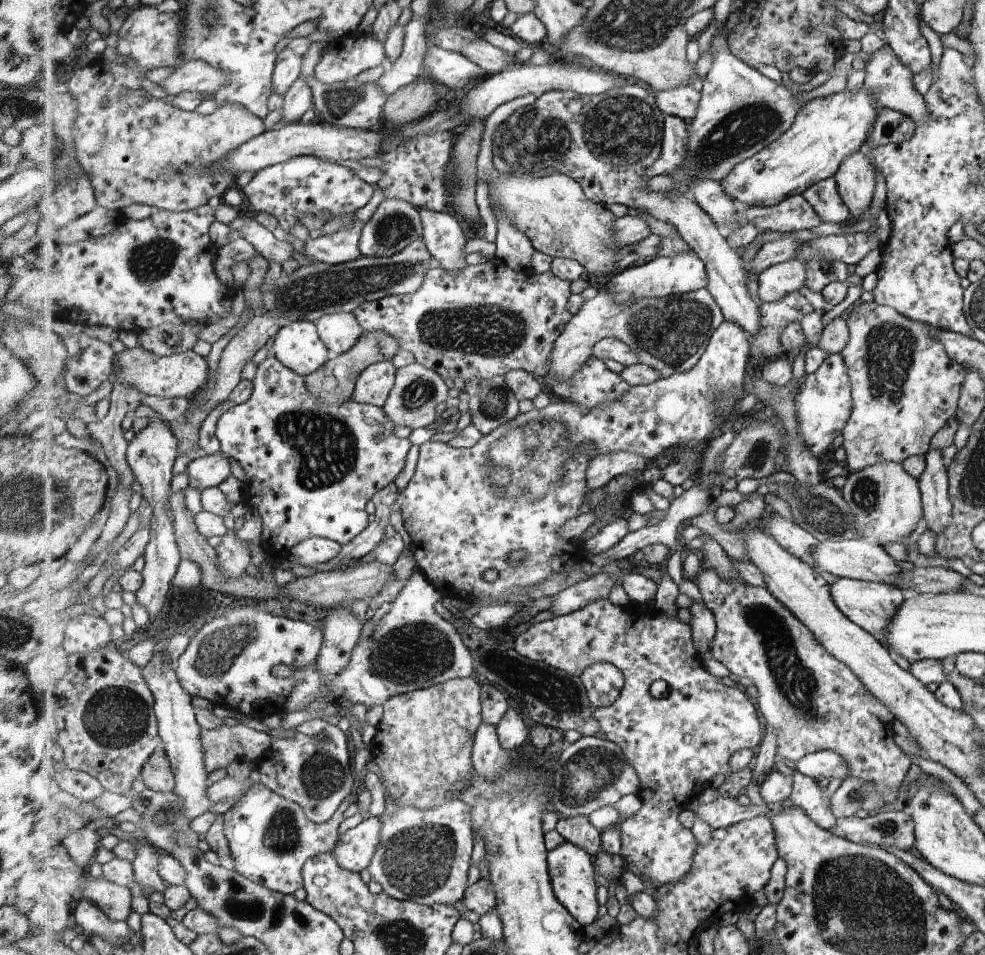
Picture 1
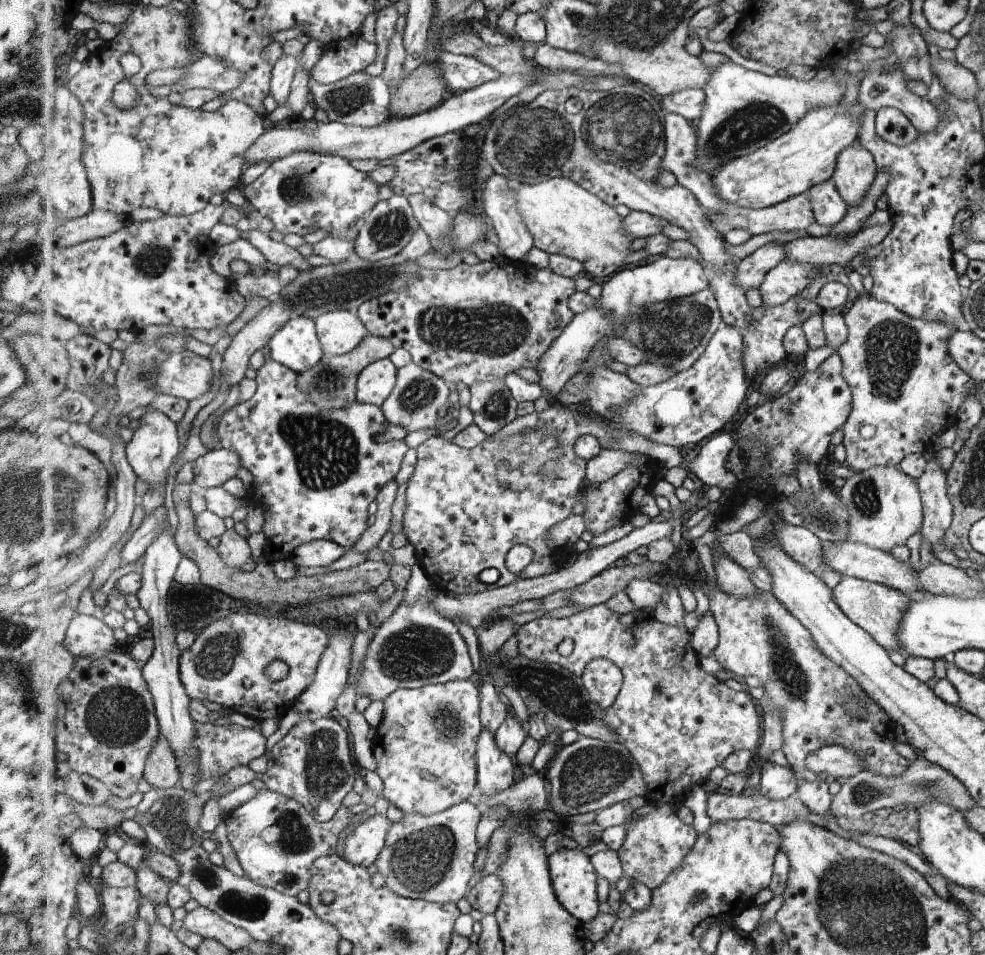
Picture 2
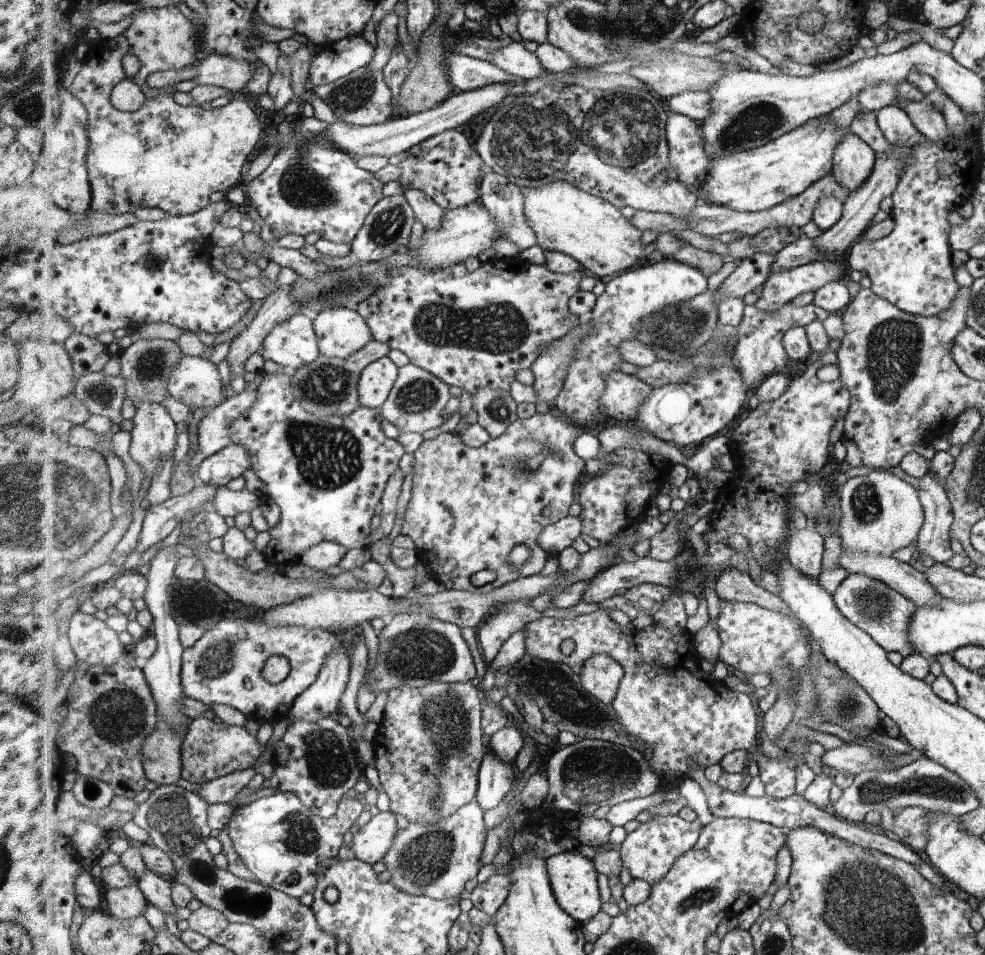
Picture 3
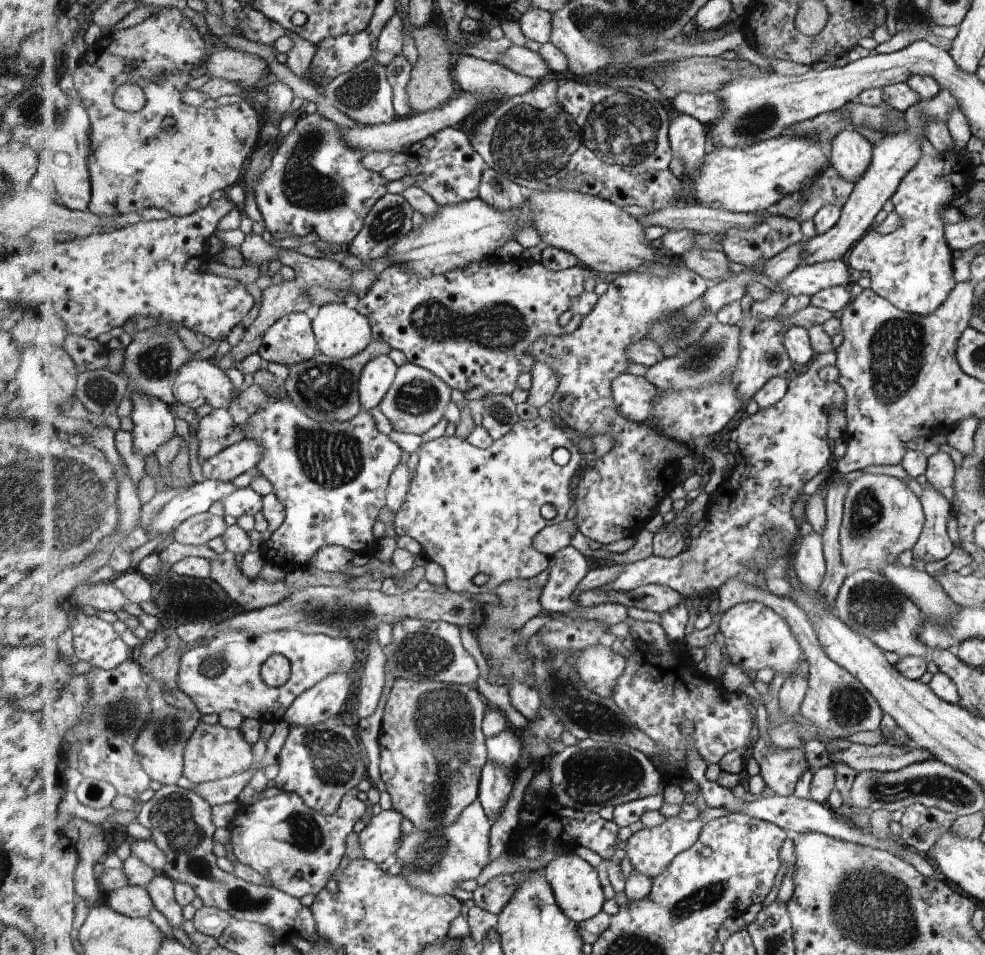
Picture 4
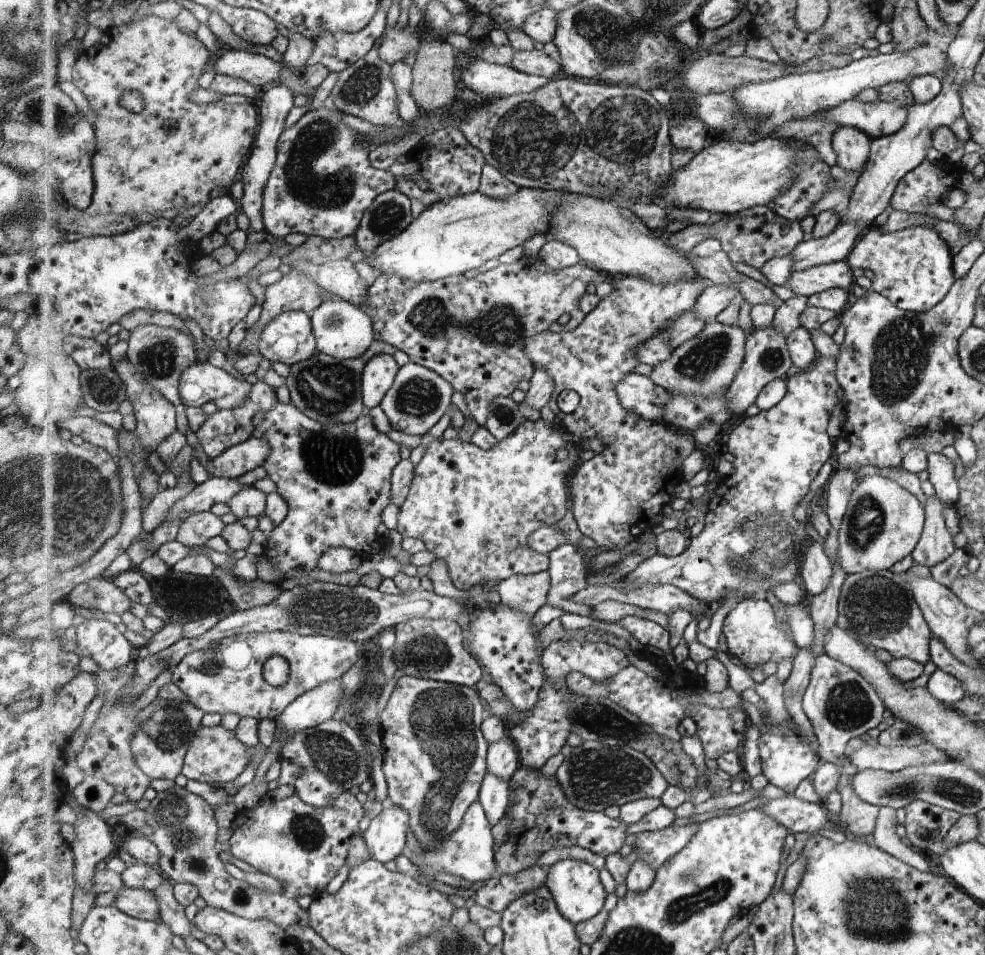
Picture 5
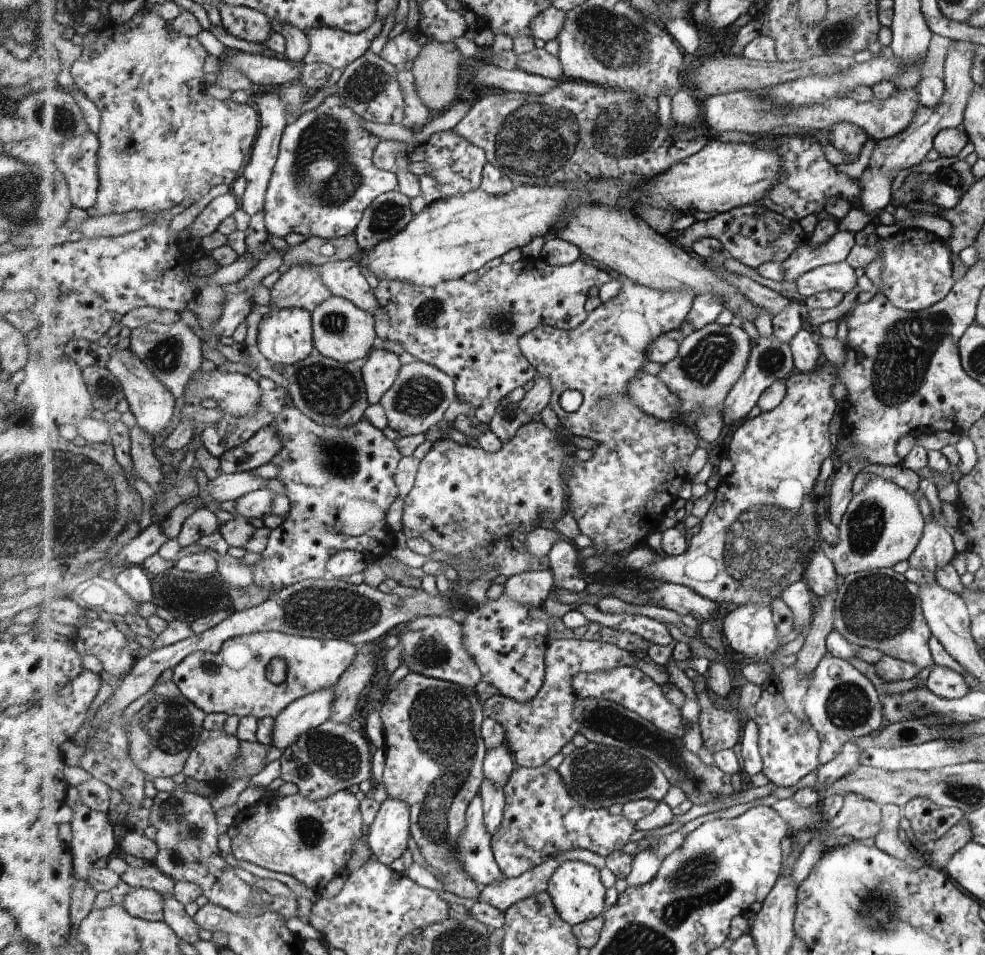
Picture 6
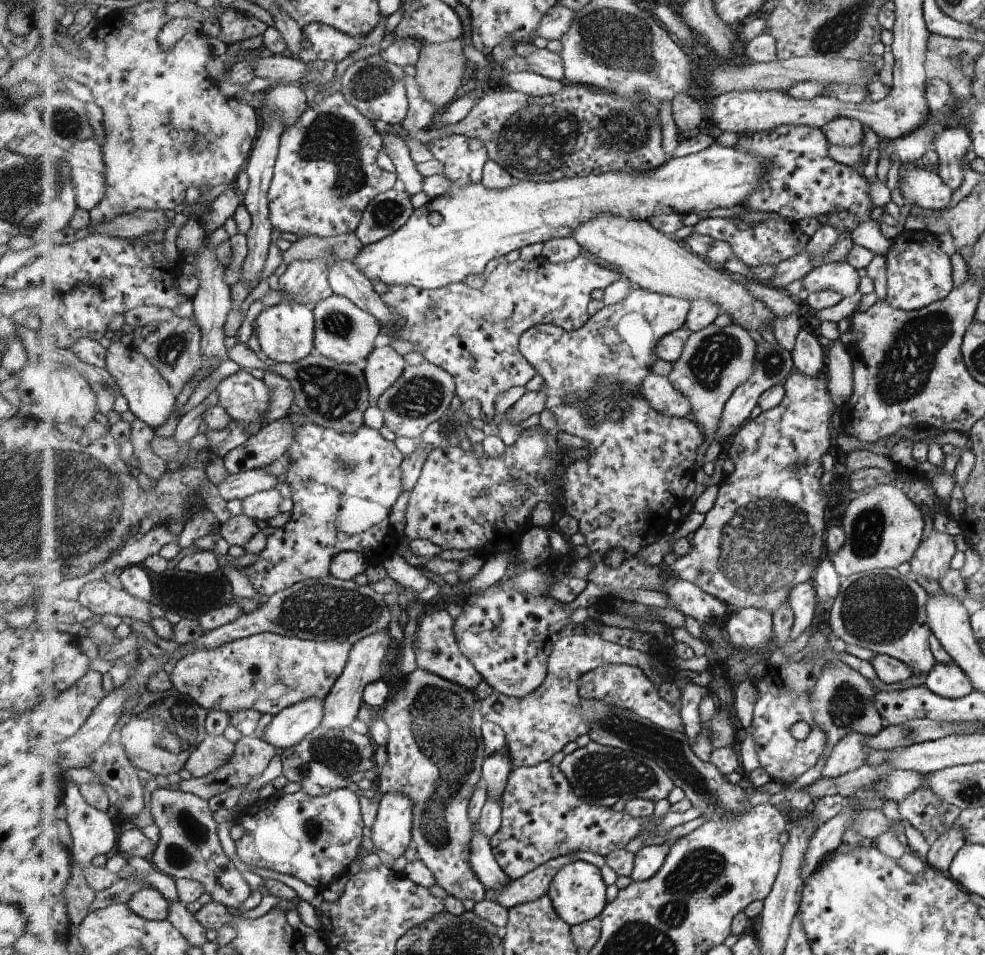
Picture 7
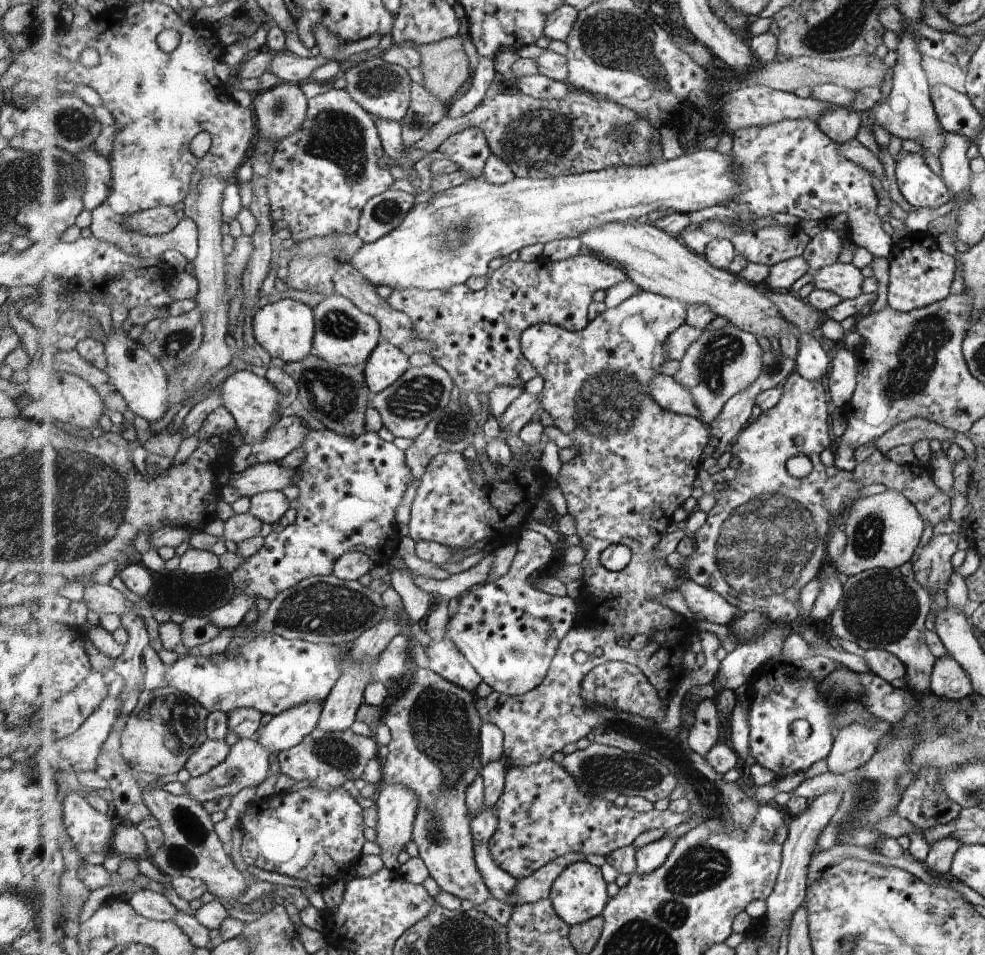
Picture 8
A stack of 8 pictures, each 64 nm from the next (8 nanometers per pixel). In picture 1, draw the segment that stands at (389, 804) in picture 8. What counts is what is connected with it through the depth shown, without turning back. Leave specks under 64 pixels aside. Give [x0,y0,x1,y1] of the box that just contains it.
[333,816,383,871]

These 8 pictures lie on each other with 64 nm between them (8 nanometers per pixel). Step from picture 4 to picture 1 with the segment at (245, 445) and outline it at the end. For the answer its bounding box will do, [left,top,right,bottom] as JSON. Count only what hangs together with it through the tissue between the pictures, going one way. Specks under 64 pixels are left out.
[186,452,231,492]

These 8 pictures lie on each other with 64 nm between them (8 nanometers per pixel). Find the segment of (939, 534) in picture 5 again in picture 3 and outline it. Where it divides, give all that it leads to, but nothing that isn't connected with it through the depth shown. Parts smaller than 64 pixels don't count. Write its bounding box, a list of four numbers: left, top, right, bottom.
[916,475,952,563]

